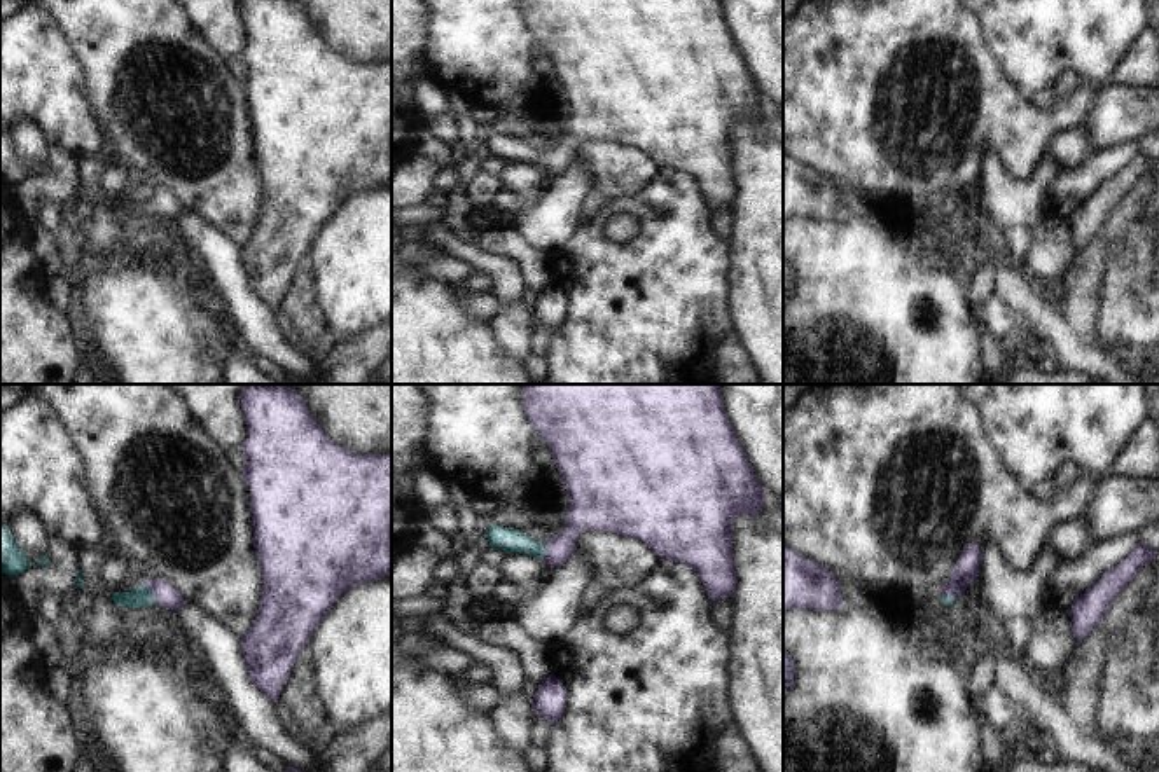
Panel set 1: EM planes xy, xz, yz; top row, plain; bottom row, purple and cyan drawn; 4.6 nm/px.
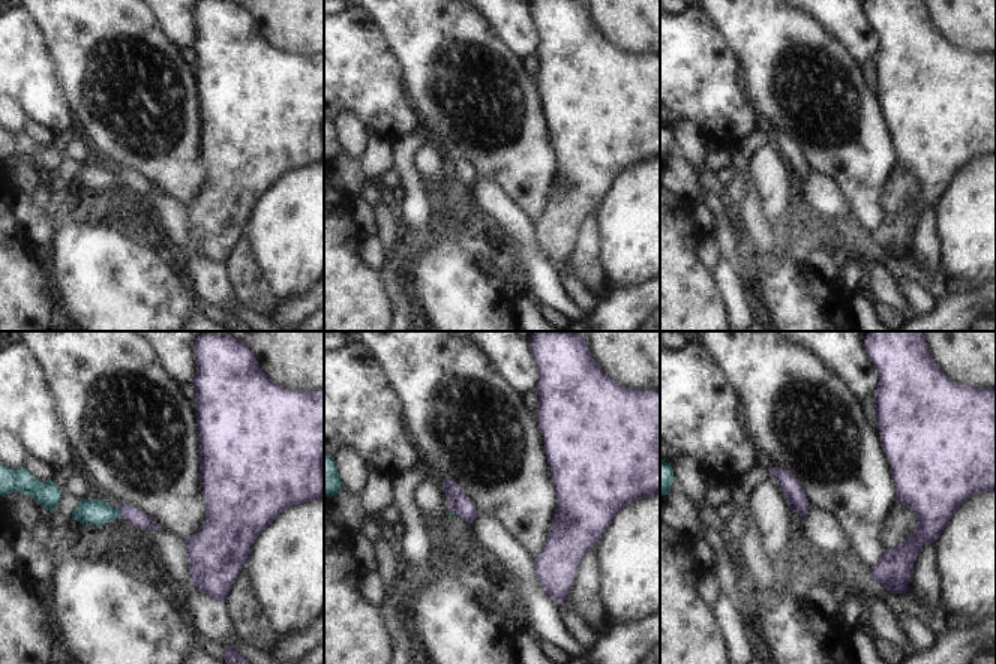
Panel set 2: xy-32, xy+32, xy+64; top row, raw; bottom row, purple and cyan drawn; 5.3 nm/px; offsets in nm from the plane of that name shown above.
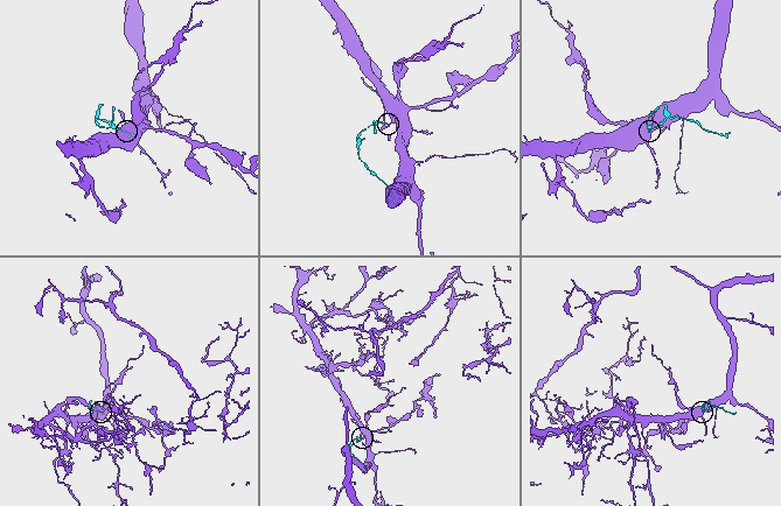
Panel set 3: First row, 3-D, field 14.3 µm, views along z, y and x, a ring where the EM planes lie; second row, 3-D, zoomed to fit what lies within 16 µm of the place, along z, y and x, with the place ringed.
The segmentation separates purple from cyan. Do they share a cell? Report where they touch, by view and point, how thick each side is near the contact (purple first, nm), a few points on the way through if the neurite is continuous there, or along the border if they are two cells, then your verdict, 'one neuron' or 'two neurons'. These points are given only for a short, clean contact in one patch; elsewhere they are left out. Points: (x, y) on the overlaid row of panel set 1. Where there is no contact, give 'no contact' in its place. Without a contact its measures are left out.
meets purple in xy at (152, 592); 110 nm thick on the purple side, 90 nm on the other; runs through xy (165, 594), (152, 592), (142, 596); one neuron

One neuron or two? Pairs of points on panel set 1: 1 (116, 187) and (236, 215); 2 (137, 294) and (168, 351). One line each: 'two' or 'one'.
1: two
2: one

